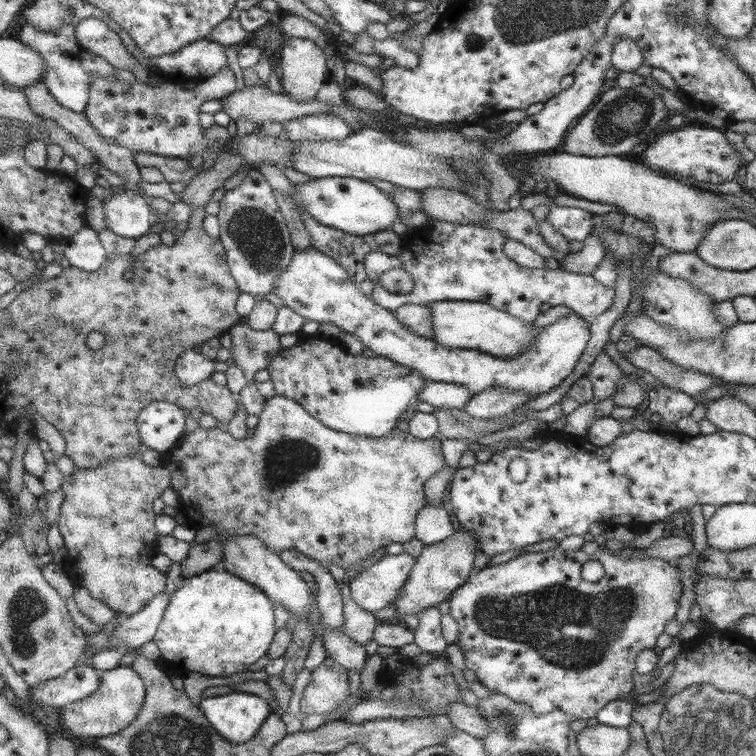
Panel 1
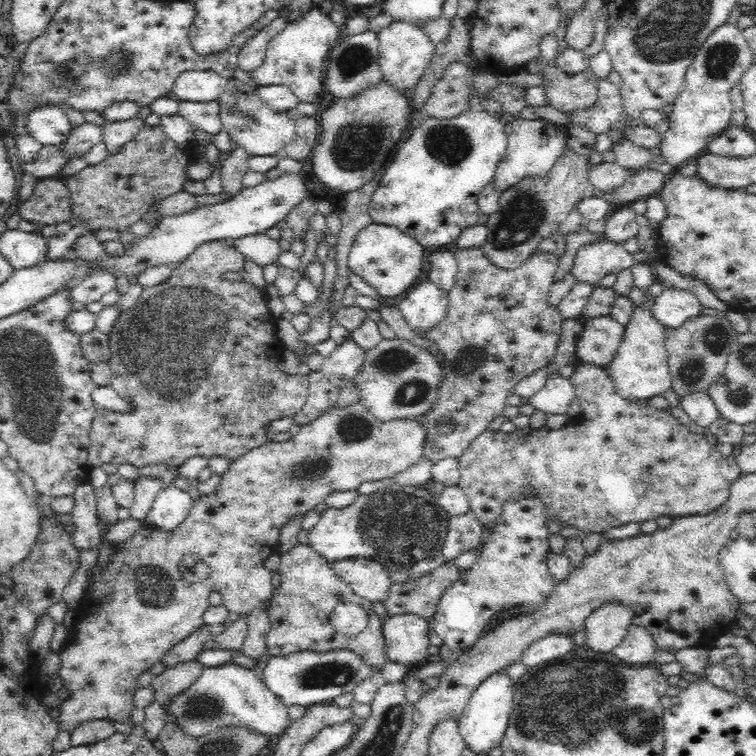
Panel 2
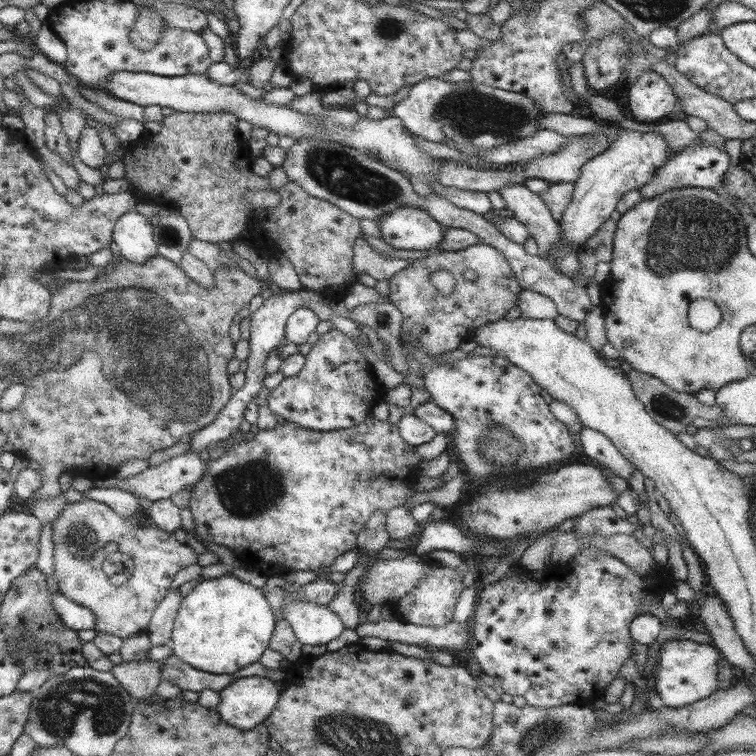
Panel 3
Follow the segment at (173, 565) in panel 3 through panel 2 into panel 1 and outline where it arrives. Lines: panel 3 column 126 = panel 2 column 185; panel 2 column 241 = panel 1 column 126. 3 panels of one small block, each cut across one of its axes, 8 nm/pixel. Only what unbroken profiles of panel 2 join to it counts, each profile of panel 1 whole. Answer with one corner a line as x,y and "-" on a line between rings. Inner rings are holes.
139,453
132,456
123,456
123,458
105,460
105,462
101,462
95,468
77,468
75,473
73,472
71,475
63,477
59,489
62,490
64,498
59,506
59,516
56,523
66,552
59,557
59,562
64,574
72,581
75,588
83,588
94,600
101,602
110,610
119,612
127,617
140,612
155,596
164,592
166,574
158,572
153,566
149,566
149,558
151,558
151,552
155,556
155,550
157,550
157,543
155,543
157,532
153,528
155,514
153,514
154,510
151,510
151,502
159,498
161,491
167,487
169,487
169,471
161,466
153,467
144,464

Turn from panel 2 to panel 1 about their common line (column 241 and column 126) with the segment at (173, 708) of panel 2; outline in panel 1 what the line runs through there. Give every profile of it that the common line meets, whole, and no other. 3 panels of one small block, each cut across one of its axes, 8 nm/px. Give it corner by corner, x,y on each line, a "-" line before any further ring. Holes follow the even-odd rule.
119,665
108,671
100,671
100,686
78,704
61,708
57,722
64,732
83,740
94,740
124,730
136,719
144,705
147,689
137,672
129,667

